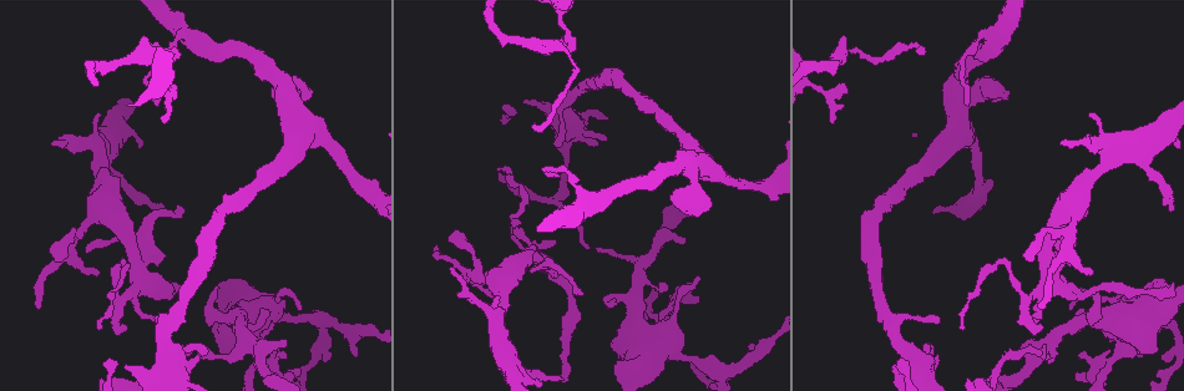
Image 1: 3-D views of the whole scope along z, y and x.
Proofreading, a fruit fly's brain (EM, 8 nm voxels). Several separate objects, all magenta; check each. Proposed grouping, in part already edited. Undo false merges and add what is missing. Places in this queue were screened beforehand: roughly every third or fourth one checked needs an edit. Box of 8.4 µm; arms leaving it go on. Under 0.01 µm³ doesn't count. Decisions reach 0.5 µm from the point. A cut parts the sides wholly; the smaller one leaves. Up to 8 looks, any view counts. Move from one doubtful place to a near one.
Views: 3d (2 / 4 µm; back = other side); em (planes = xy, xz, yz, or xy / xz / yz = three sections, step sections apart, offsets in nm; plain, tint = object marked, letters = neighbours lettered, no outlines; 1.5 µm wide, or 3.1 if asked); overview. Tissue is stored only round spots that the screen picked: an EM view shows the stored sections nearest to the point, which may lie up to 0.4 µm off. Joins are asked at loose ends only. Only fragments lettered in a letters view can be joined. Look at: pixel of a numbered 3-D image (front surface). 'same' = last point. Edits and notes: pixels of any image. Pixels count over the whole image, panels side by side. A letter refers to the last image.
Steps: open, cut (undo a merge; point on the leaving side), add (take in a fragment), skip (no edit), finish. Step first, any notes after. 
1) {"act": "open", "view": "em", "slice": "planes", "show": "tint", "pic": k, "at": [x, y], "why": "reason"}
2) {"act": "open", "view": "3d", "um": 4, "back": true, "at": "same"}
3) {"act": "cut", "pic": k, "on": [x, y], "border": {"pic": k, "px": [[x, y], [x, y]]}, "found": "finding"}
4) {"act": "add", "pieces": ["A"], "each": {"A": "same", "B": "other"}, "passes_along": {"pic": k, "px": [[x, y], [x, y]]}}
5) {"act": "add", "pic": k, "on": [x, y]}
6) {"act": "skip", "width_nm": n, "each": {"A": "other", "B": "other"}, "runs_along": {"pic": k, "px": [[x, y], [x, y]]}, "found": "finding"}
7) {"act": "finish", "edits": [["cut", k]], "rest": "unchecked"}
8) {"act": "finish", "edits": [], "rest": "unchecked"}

{"act": "open", "view": "3d", "um": 4, "pic": 1, "at": [556, 276]}

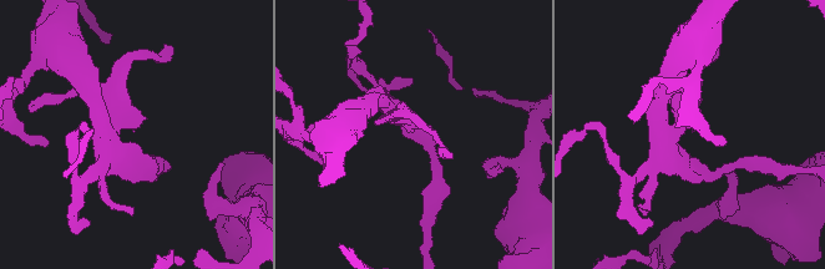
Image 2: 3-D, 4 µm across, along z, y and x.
{"act": "open", "view": "em", "slice": "planes", "show": "letters", "pic": 2, "at": [135, 127], "why": "now the EM"}

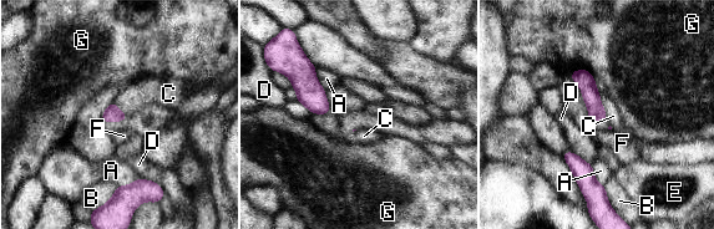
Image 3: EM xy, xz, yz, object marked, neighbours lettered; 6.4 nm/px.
{"act": "skip", "longest_contact_nm": ["D", 180], "each": {"A": "other", "B": "other", "C": "other", "D": "other", "E": "other", "F": "other", "G": "other"}, "found": "no lettered fragment goes on from it"}

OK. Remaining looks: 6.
{"act": "open", "view": "3d", "um": 2, "pic": 1, "at": [271, 323], "why": "branch stops here"}

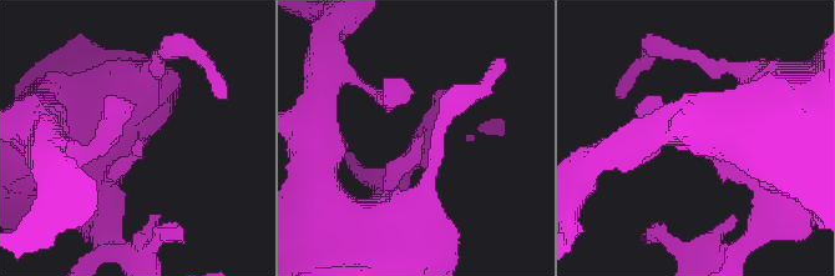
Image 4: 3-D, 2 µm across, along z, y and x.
{"act": "open", "view": "em", "slice": "yz", "step": 4, "show": "letters", "pic": 4, "at": [138, 138]}

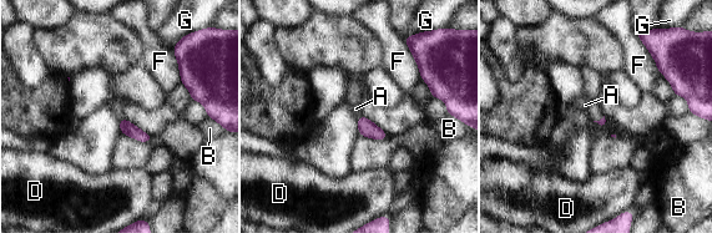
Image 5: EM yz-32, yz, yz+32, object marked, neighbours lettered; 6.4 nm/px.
{"act": "add", "pieces": ["A"], "each": {"A": "same", "B": "other", "D": "other", "F": "other", "G": "other"}, "found": "it goes on there"}

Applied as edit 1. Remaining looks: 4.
{"act": "open", "view": "overview"}

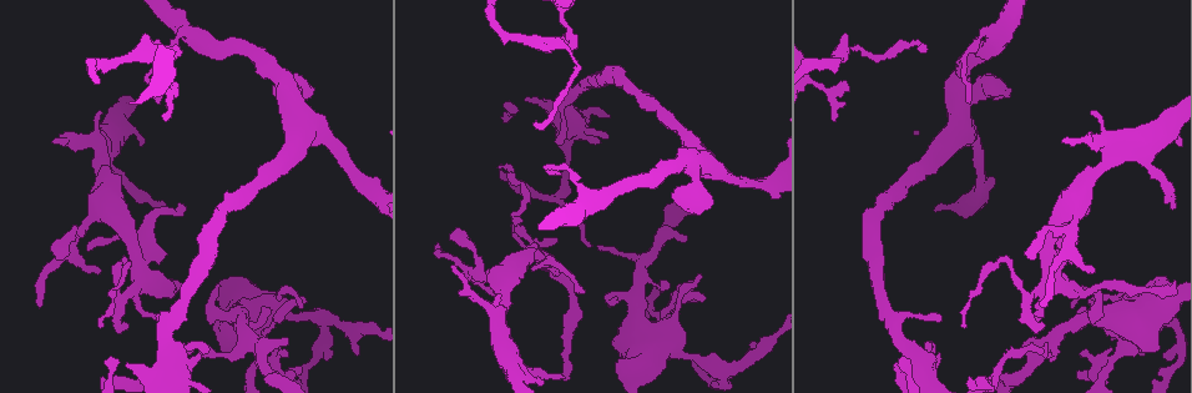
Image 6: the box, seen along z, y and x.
{"act": "open", "view": "3d", "um": 2, "pic": 6, "at": [1009, 95], "why": "stops while still wide"}

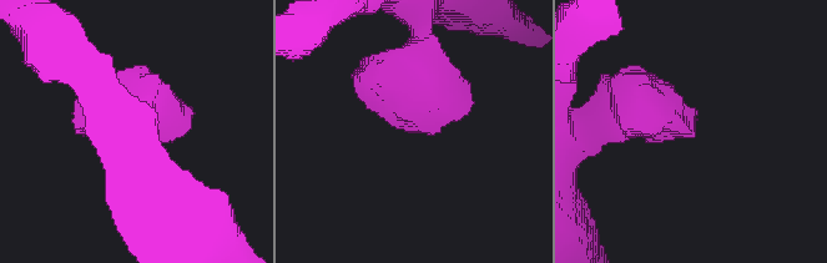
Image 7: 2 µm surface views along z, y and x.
{"act": "open", "view": "em", "slice": "xz", "step": 8, "show": "letters", "pic": 7, "at": [417, 131]}

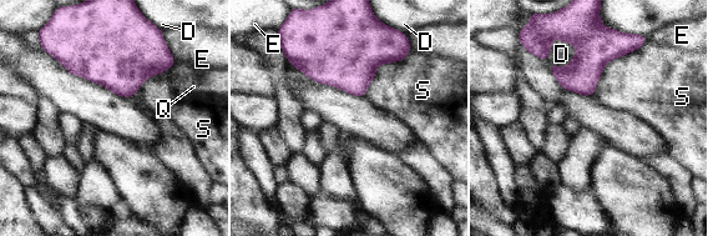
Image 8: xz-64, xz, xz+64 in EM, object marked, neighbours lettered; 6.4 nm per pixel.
{"act": "skip", "each": {"D": "other", "E": "other", "Q": "other", "S": "other"}, "border": {"pic": 8, "px": [[647, 39], [612, 58], [591, 95]]}, "found": "no lettered fragment goes on from it"}

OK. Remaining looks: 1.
{"act": "finish", "edits": [["add", 5]], "rest": "unchecked"}

